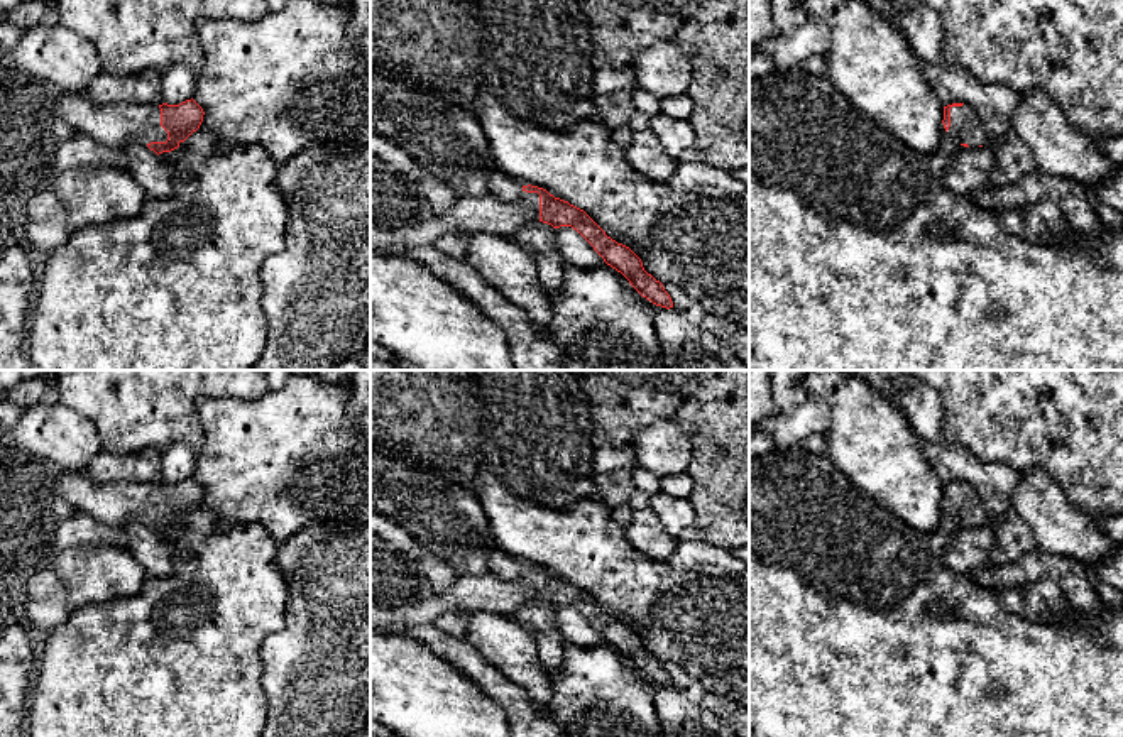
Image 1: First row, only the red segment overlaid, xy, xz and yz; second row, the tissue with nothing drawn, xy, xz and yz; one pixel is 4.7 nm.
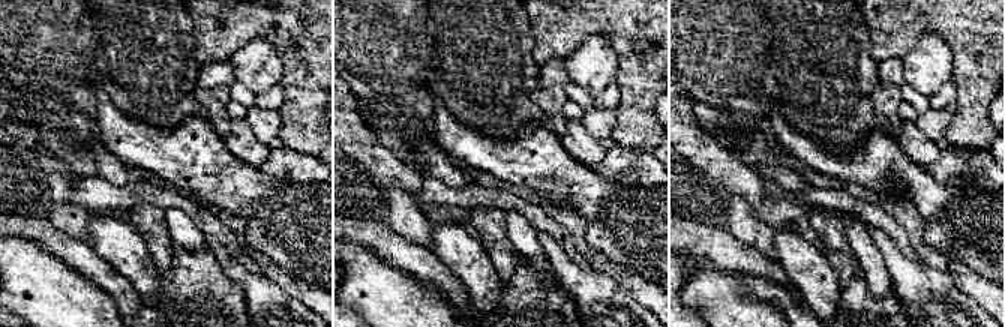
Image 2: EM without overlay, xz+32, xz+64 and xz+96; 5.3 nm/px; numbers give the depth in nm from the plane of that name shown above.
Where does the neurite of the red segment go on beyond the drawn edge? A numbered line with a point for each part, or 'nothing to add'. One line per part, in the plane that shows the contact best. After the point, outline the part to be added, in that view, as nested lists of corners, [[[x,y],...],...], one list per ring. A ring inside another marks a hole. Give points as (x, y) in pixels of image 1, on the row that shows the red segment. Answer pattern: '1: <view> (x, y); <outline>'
1: xy (115, 124); [[[66,93],[56,103],[54,118],[69,123],[74,134],[85,134],[100,145],[122,147],[125,142],[166,142],[161,108],[144,103],[100,105],[85,93]]]

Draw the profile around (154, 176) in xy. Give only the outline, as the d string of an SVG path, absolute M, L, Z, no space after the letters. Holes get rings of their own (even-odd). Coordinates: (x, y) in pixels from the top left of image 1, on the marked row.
M125 142L127 172L140 184L147 198L164 199L173 194L173 167L154 150L139 142Z

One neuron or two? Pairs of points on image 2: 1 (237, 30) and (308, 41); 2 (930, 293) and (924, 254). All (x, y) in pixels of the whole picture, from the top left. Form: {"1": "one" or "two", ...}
{"1": "one", "2": "two"}

